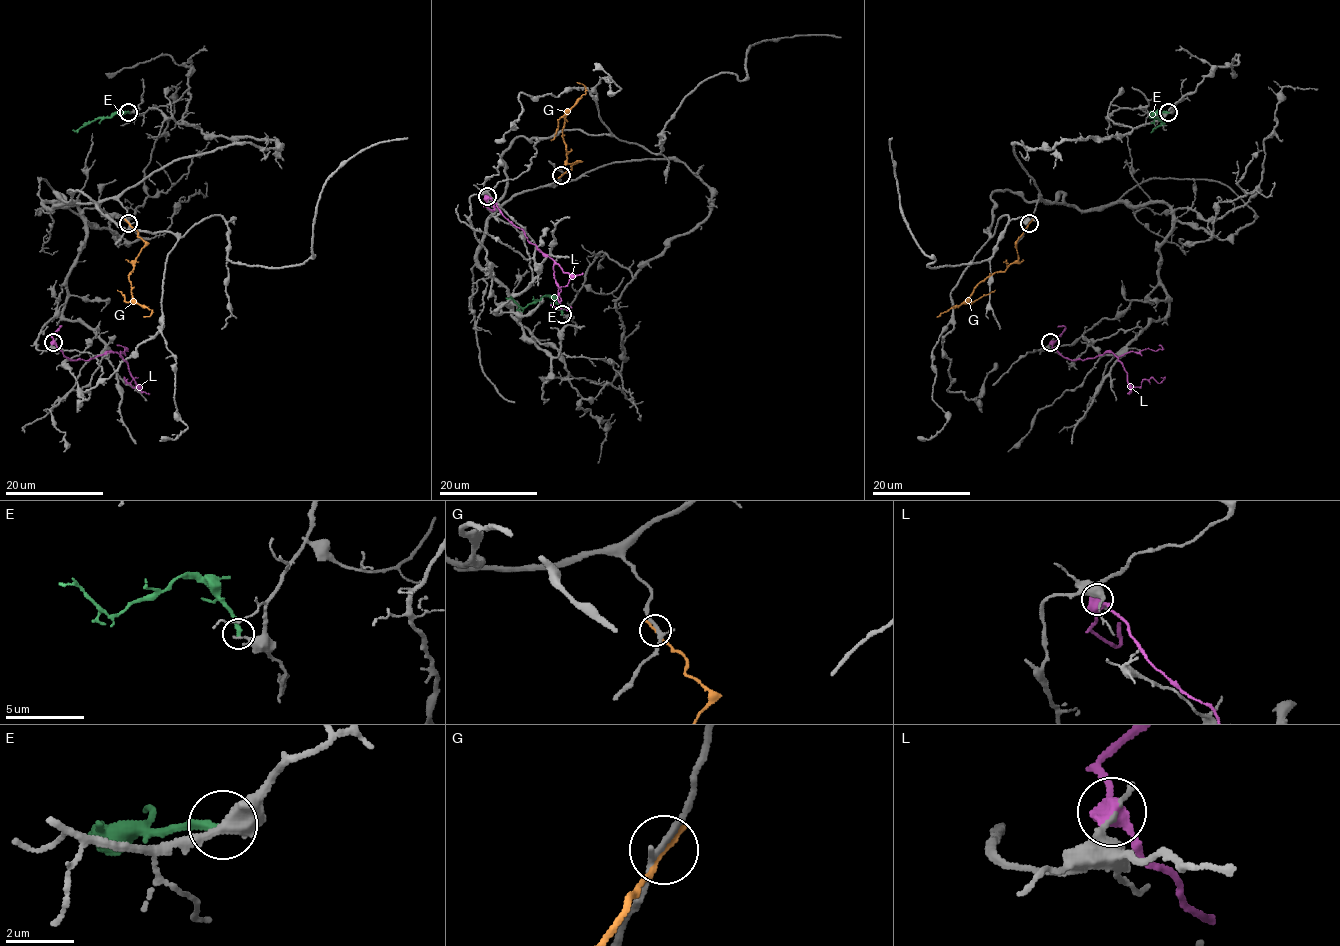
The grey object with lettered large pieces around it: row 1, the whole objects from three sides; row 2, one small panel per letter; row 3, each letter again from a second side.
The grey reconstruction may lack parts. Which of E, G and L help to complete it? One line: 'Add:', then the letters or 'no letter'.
Add: no letter

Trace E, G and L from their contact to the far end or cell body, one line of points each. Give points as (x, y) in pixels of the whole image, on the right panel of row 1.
E: (1168, 112), (1151, 114), (1162, 122), (1152, 130)
G: (1030, 223), (1016, 243), (1017, 259), (1004, 271), (991, 273), (958, 306), (937, 317)
L: (1051, 343), (1072, 360), (1111, 352), (1132, 387), (1152, 377), (1159, 383), (1160, 377)

